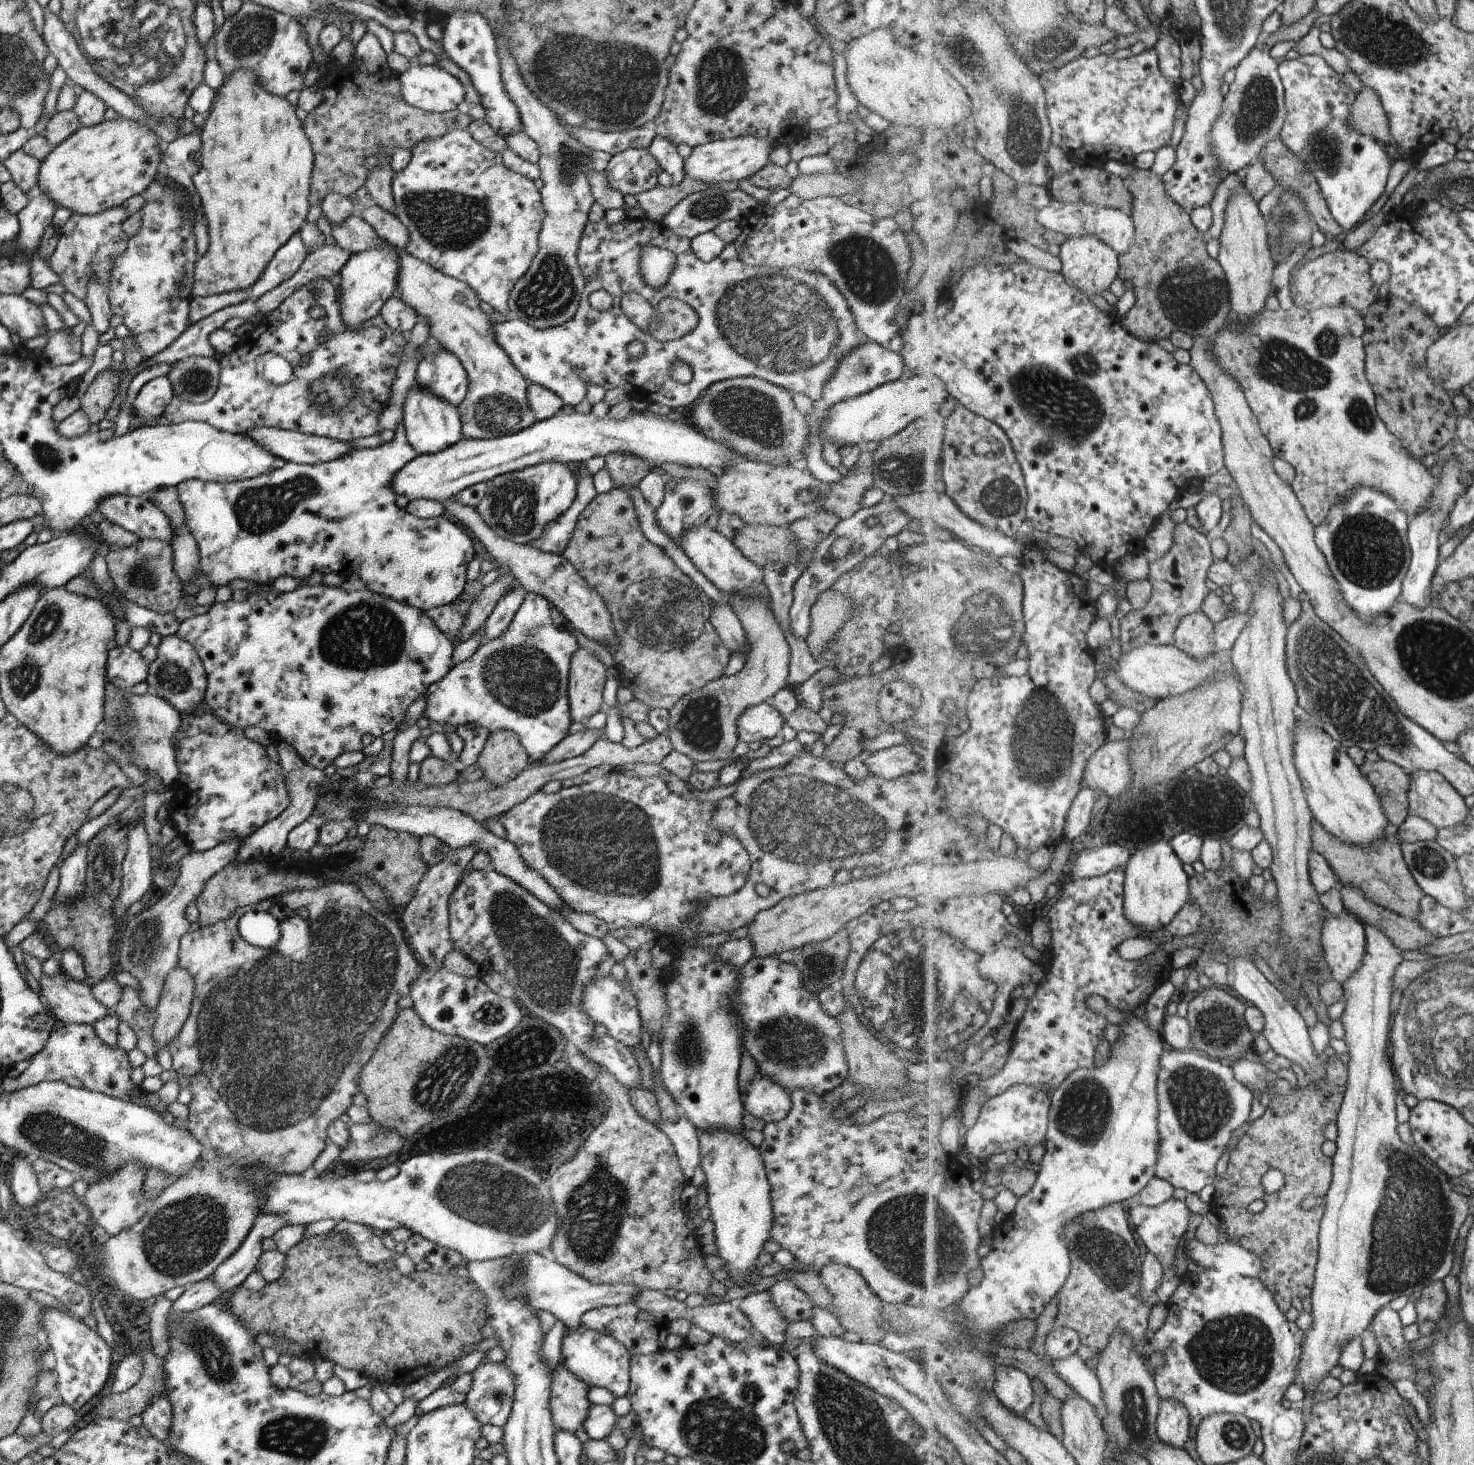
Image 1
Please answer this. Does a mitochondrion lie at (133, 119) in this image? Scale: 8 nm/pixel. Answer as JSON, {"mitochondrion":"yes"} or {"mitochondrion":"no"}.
{"mitochondrion":"no"}

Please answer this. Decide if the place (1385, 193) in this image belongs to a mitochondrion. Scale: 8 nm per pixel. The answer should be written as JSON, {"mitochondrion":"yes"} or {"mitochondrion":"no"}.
{"mitochondrion":"no"}

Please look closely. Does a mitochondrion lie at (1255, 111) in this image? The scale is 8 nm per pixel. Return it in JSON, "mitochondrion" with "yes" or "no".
{"mitochondrion":"yes"}

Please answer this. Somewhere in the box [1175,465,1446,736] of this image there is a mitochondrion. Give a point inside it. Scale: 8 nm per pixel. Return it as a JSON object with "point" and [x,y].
{"point":[1369,552]}

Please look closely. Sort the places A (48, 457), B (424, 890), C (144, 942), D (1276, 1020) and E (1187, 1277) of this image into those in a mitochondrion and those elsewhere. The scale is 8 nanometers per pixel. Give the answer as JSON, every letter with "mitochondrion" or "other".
{"A":"mitochondrion","B":"other","C":"mitochondrion","D":"other","E":"other"}

